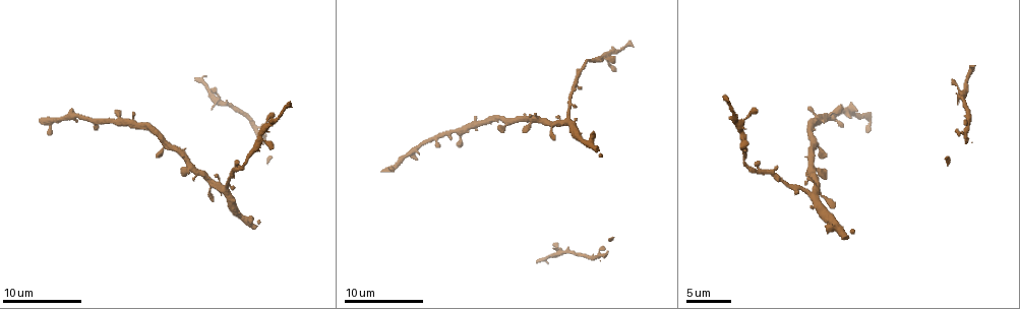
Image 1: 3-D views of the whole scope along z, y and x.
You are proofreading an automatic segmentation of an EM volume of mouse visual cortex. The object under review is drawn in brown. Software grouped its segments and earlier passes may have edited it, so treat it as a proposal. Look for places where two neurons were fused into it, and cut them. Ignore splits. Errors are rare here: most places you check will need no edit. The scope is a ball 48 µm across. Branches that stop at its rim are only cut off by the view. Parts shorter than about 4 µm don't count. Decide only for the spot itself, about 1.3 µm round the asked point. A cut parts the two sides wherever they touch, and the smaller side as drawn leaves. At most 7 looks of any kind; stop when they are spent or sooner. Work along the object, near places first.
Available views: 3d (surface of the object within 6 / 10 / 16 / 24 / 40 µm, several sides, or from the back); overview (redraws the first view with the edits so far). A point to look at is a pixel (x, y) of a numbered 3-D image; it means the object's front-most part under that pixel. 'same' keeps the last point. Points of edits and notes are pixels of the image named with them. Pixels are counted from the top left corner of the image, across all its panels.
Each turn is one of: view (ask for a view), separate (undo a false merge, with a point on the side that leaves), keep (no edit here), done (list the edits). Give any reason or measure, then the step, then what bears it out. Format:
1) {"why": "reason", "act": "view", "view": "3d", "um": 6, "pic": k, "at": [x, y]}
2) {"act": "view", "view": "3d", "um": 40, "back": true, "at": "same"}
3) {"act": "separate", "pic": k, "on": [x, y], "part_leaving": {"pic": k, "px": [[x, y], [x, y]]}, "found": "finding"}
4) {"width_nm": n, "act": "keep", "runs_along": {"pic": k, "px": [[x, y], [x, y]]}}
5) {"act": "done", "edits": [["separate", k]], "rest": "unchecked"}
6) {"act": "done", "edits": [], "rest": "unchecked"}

{"why": "small branch off a trunk", "act": "view", "view": "3d", "um": 10, "pic": 1, "at": [581, 70]}

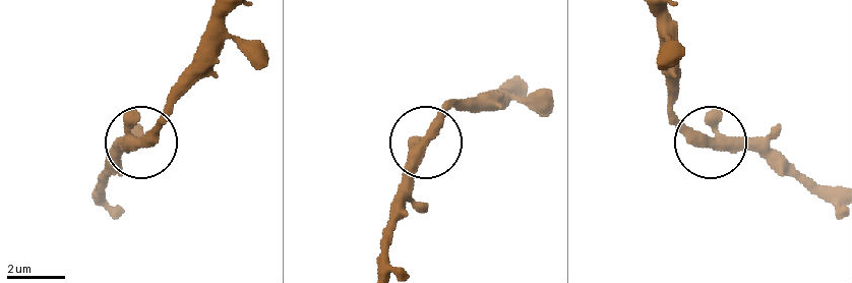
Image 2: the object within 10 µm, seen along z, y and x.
{"act": "keep", "runs_along": {"pic": 2, "px": [[381, 267], [381, 245], [413, 158], [433, 121], [460, 100]]}, "found": "continuous, no second neuron"}

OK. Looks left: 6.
{"act": "view", "view": "3d", "um": 10, "pic": 1, "at": [211, 95]}

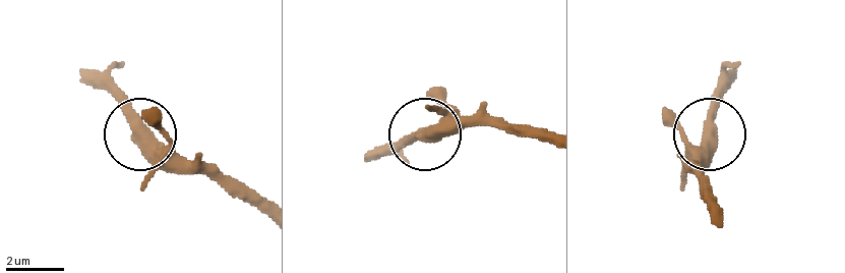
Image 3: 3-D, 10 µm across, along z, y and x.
{"act": "view", "view": "3d", "um": 6, "pic": 3, "at": [147, 134]}

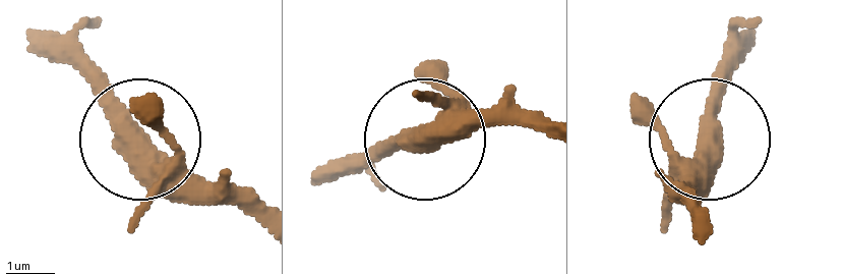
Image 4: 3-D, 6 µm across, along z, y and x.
{"act": "keep", "found": "all the same neuron"}

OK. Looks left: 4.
{"act": "view", "view": "3d", "um": 16, "pic": 1, "at": [808, 191]}

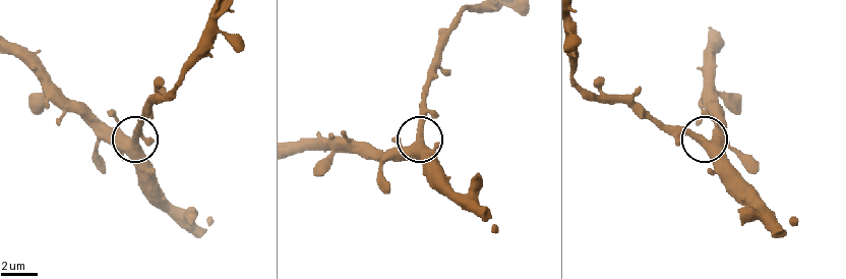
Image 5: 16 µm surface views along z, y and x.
{"act": "view", "view": "3d", "um": 6, "pic": 5, "at": [706, 141]}

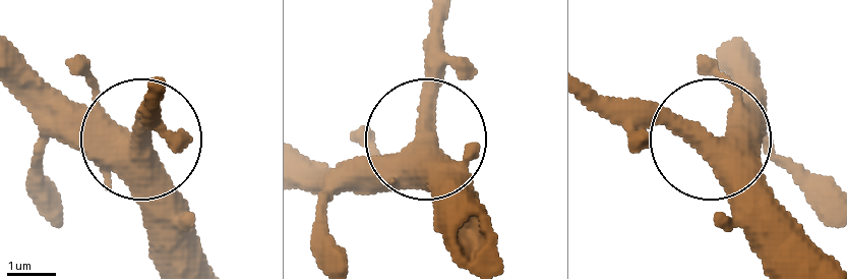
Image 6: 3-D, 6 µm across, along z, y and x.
{"width_nm": 520, "act": "keep", "runs_along": {"pic": 6, "px": [[488, 247], [420, 129], [431, 24]]}, "found": "one neuron here"}

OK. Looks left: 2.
{"act": "done", "edits": [], "rest": "unchecked"}

